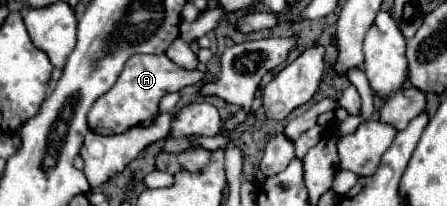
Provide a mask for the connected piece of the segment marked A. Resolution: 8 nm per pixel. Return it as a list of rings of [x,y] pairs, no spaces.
[[[133,55],[127,61],[127,65],[125,65],[123,73],[119,75],[117,83],[113,85],[113,89],[109,89],[109,93],[99,97],[97,103],[93,105],[93,109],[89,111],[89,117],[87,117],[89,127],[97,135],[125,133],[127,129],[153,117],[157,113],[159,99],[165,93],[175,93],[187,85],[203,83],[203,79],[205,79],[203,71],[181,69],[167,55]]]

